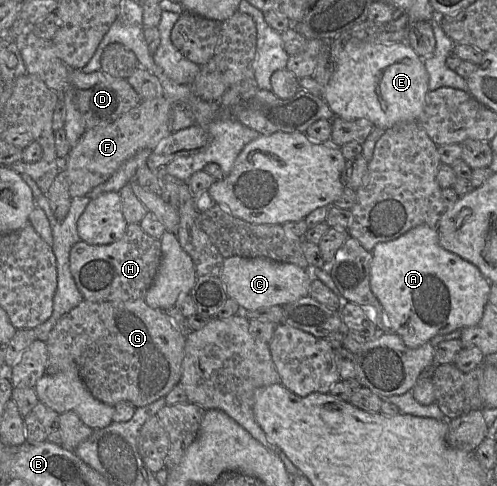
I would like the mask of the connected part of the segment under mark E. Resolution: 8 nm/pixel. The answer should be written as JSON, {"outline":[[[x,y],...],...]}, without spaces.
{"outline":[[[408,39],[392,43],[358,43],[352,49],[345,49],[325,86],[312,77],[298,80],[300,89],[321,96],[336,117],[348,121],[367,119],[385,130],[418,119],[429,92],[428,82],[424,58],[414,51]]]}

